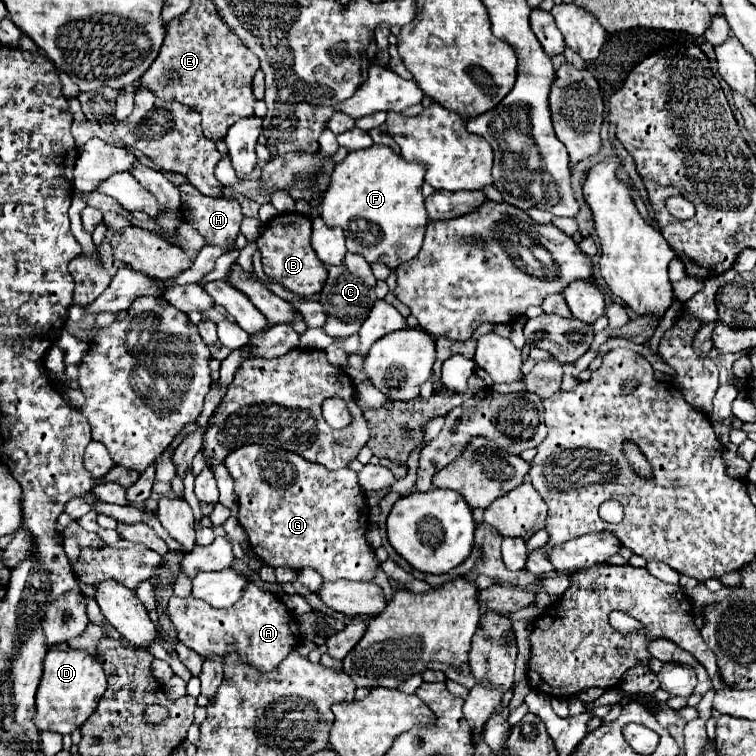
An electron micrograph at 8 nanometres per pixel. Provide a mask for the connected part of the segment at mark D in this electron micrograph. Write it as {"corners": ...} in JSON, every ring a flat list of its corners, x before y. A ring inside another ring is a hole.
{"corners":[[50,650,44,658,44,672,40,678,40,686,36,692,36,728,72,734,78,730,94,712,102,694,106,692,106,674,96,658,82,650]]}

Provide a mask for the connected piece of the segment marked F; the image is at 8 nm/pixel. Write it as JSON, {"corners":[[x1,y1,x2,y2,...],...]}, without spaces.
{"corners":[[388,146,352,150,334,166,330,184,322,198,322,220,326,226,340,226,346,232,348,252,360,254,366,262,382,262,392,270,412,260,422,246,428,216,424,212,424,168,406,162]]}

